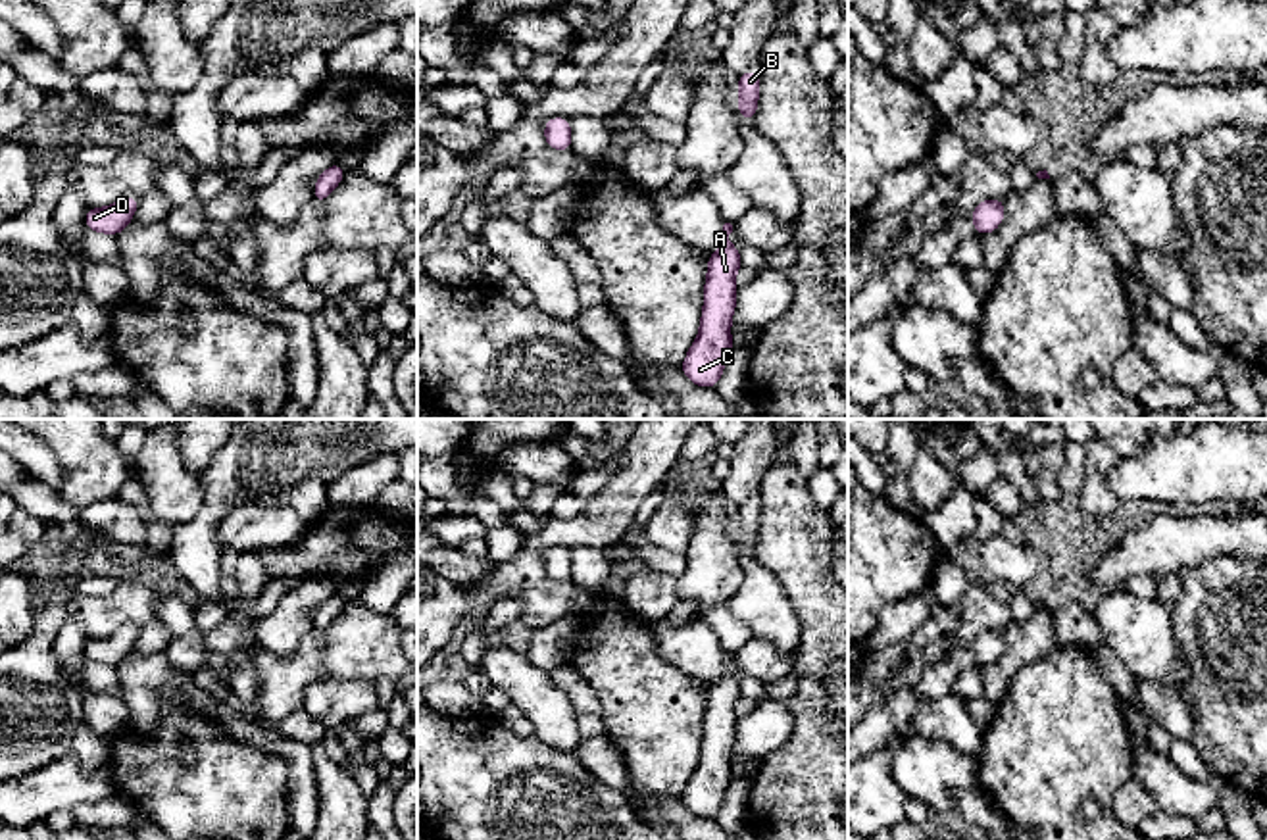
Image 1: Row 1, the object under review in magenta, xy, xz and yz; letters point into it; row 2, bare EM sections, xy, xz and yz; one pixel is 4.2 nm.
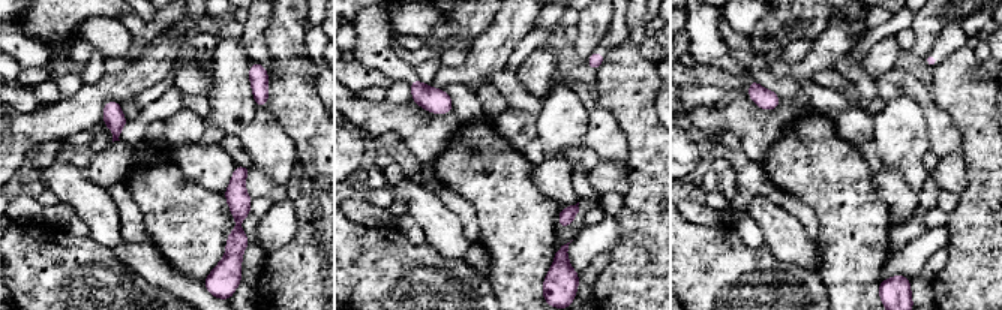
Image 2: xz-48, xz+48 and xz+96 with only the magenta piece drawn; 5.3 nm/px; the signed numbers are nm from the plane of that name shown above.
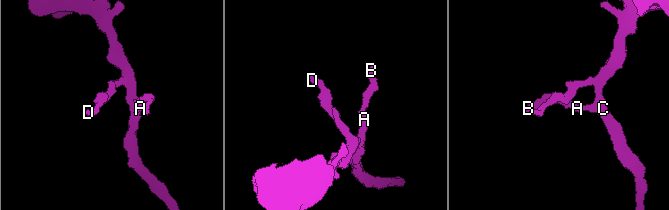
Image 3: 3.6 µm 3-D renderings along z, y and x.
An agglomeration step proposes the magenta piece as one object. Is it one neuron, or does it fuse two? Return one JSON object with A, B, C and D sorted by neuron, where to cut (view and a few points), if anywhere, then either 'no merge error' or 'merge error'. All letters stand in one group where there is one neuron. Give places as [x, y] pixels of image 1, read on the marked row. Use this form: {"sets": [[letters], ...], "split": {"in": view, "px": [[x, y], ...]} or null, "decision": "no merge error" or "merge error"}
{"sets": [["A", "B", "C", "D"]], "split": null, "decision": "no merge error"}

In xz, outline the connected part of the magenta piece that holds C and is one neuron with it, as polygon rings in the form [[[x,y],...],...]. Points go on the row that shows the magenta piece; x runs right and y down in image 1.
[[[725,223],[719,250],[708,256],[700,333],[681,365],[686,379],[704,388],[715,388],[733,350],[731,319],[736,306],[734,275],[742,267],[742,258],[729,240],[731,233],[733,225]]]

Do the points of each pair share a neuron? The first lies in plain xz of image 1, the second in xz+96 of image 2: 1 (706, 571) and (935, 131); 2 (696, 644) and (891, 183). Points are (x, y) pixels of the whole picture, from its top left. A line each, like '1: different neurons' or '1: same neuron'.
1: different neurons
2: same neuron

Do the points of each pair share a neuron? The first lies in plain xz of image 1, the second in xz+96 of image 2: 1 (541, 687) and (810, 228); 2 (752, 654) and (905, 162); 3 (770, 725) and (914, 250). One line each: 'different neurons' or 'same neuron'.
1: different neurons
2: different neurons
3: same neuron

